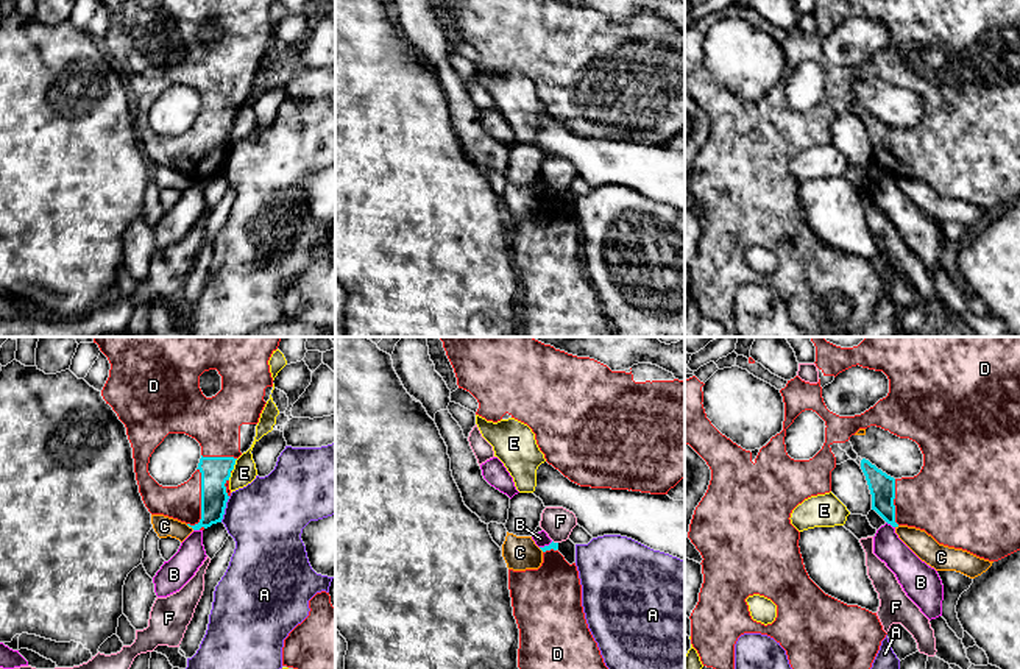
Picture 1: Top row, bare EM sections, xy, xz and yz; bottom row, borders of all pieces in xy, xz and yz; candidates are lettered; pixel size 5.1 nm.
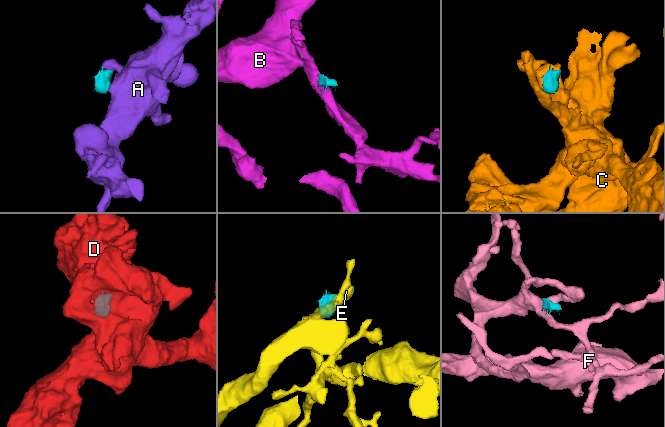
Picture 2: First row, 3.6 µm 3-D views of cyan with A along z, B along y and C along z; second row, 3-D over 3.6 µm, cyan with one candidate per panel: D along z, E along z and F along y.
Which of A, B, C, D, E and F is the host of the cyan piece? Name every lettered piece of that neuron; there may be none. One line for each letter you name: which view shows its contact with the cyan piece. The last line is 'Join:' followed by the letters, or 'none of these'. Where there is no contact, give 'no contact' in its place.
D: xy
Join: D

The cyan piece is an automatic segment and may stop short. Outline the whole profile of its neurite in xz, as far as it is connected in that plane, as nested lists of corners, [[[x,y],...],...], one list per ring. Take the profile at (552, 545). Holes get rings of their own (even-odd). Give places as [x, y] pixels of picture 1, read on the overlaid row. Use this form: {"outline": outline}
{"outline": [[[558,543],[540,547],[543,563],[538,569],[508,569],[508,589],[513,616],[519,628],[518,667],[519,669],[608,669],[594,641],[582,607],[582,585],[576,563],[569,565],[557,550]]]}

